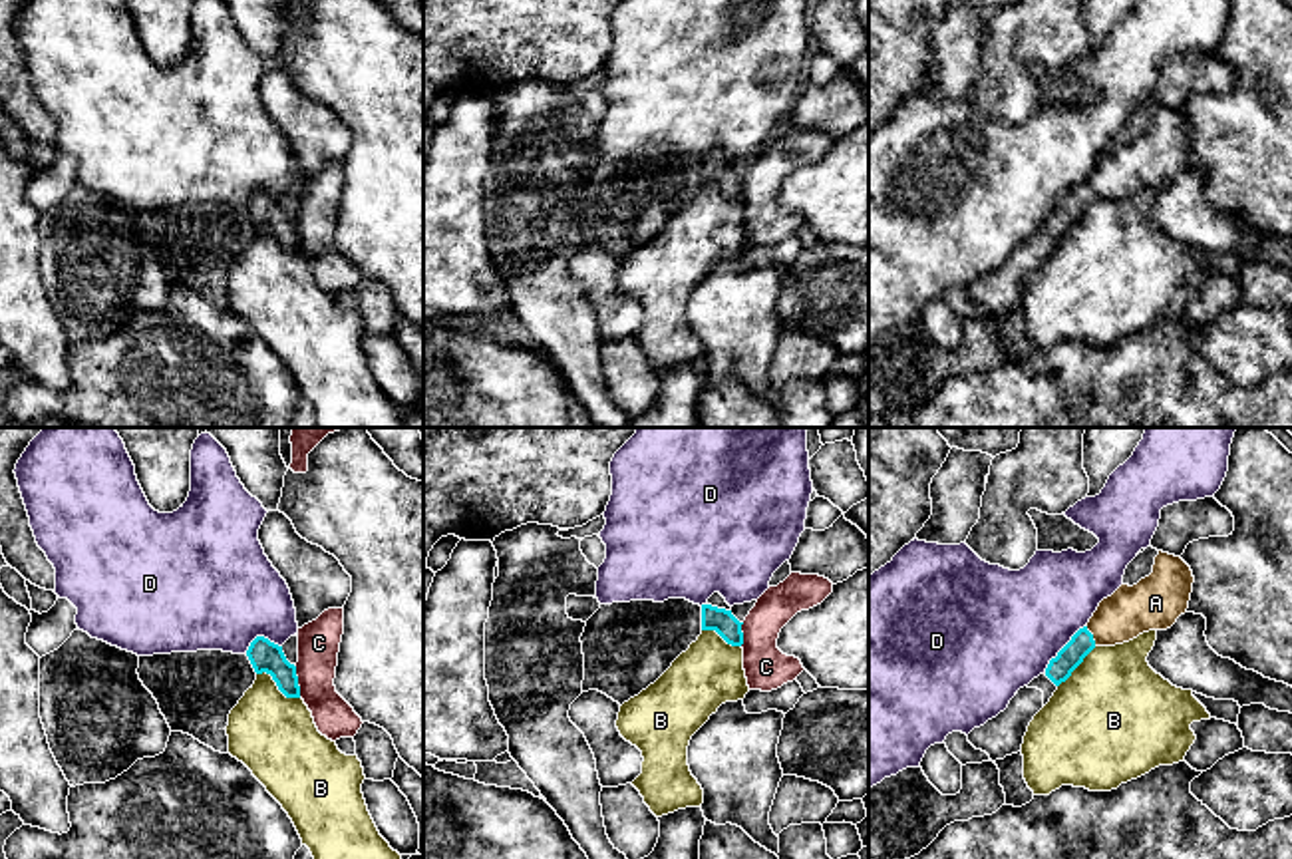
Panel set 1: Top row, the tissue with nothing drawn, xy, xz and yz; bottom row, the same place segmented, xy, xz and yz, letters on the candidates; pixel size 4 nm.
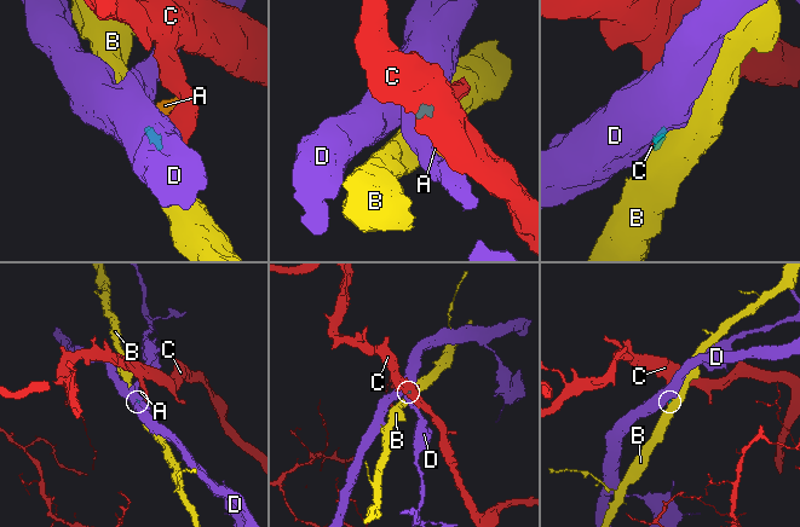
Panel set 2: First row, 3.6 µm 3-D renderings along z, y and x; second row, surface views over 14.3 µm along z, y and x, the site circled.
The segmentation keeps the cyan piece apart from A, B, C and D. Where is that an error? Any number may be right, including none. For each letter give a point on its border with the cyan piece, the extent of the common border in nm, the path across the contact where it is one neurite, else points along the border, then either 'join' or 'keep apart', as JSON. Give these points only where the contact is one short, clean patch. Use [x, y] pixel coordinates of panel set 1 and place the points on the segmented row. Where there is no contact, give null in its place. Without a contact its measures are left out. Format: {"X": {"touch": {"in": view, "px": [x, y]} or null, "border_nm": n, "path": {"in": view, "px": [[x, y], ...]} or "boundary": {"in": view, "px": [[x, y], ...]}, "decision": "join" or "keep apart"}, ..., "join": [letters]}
{"A": {"touch": {"in": "yz", "px": [1092, 637]}, "border_nm": 90, "path": {"in": "yz", "px": [[1070, 657], [1092, 637], [1130, 611]]}, "decision": "join"}, "B": {"touch": {"in": "xy", "px": [277, 685]}, "border_nm": 200, "boundary": {"in": "xy", "px": [[257, 673], [267, 673], [287, 696], [299, 698]]}, "decision": "keep apart"}, "C": {"touch": {"in": "xy", "px": [297, 683]}, "border_nm": 130, "boundary": {"in": "xy", "px": [[295, 667], [301, 696]]}, "decision": "keep apart"}, "D": {"touch": {"in": "yz", "px": [1064, 647]}, "border_nm": 260, "boundary": {"in": "yz", "px": [[1086, 625], [1044, 671]]}, "decision": "keep apart"}, "join": ["A"]}

